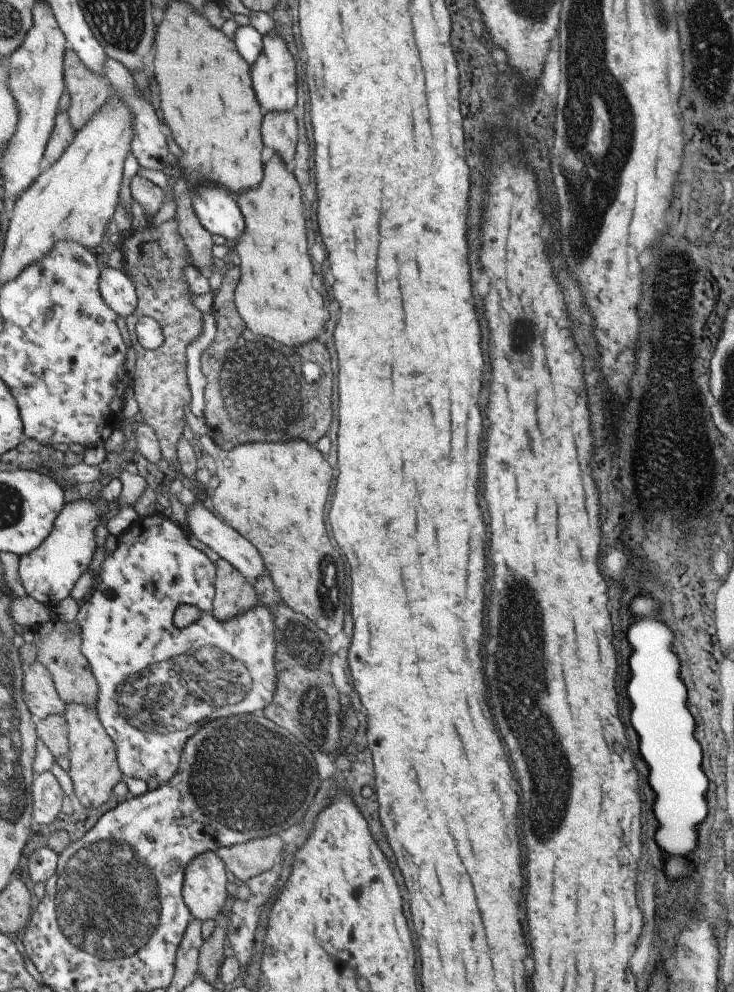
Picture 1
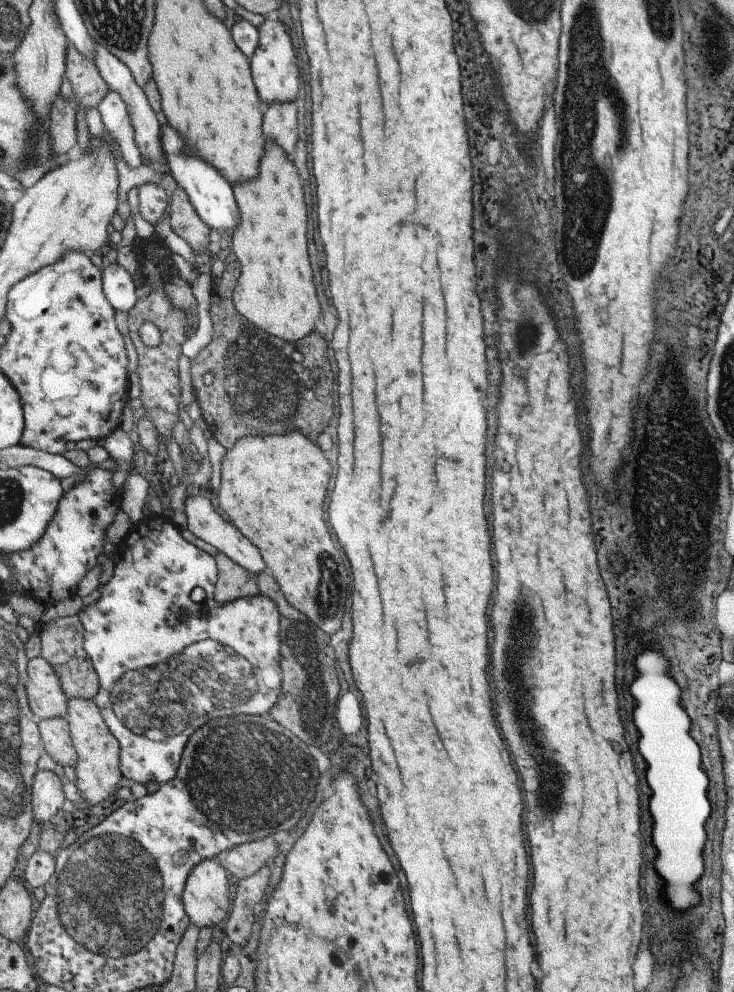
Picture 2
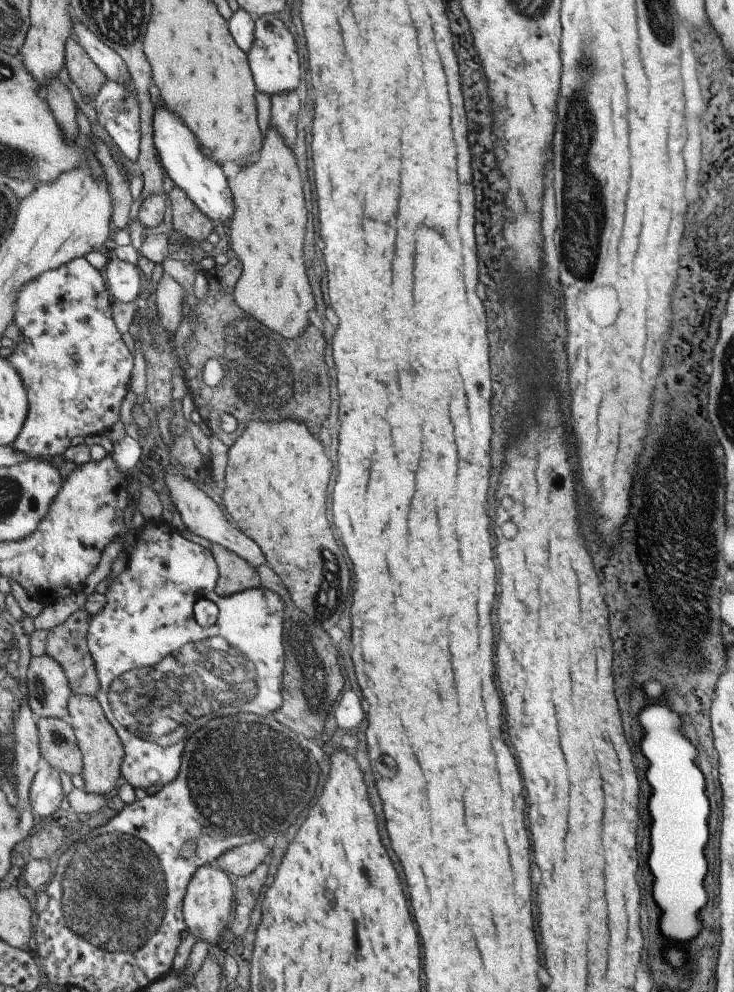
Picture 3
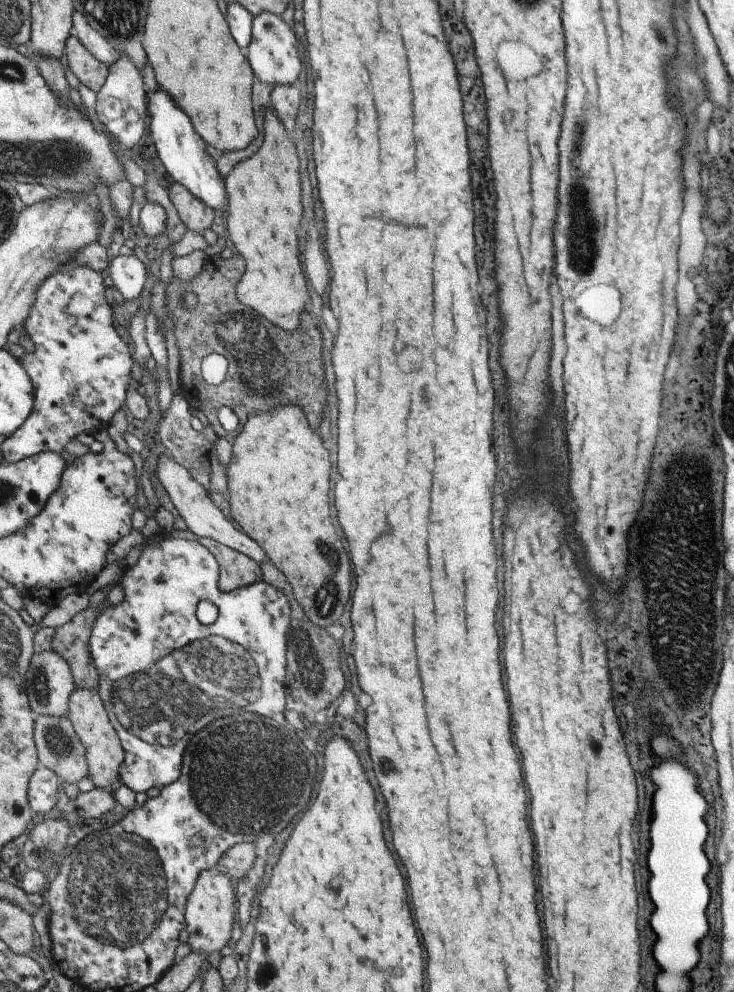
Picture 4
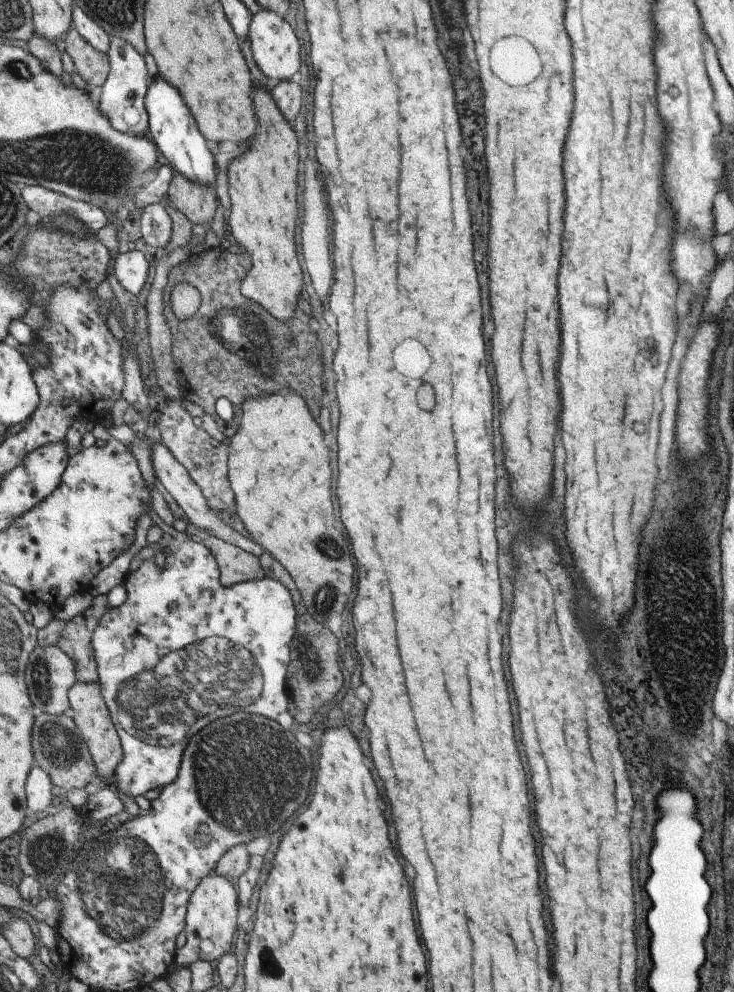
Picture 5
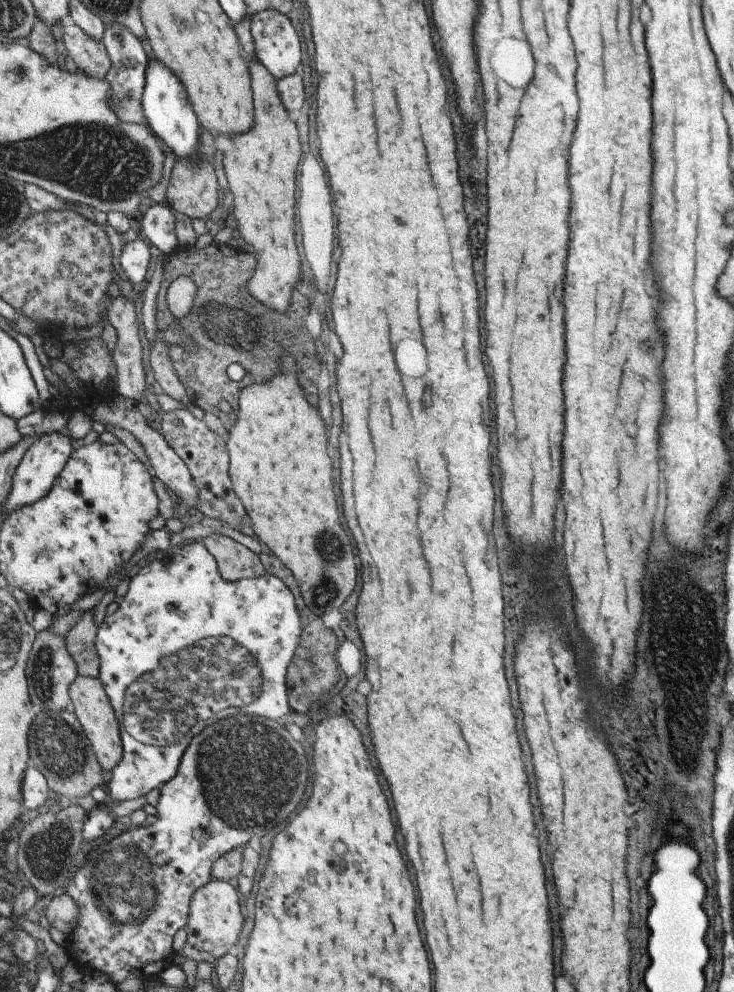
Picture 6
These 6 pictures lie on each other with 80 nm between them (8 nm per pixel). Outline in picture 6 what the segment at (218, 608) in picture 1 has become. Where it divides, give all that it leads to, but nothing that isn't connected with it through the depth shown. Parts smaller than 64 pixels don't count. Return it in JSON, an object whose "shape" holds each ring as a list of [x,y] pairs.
{"shape":[[[207,531],[203,533],[202,542],[217,559],[222,577],[227,581],[238,581],[242,578],[255,578],[263,574],[262,562],[227,534]]]}

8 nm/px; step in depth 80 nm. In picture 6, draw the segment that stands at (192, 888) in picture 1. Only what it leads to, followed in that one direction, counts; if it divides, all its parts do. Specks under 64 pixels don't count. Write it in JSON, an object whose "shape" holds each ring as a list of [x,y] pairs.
{"shape":[[[212,878],[193,897],[190,919],[185,928],[187,941],[183,950],[175,954],[177,964],[179,964],[180,955],[184,954],[197,962],[207,961],[215,966],[216,962],[237,940],[237,936],[243,928],[241,924],[243,924],[243,918],[241,918],[235,890],[229,884],[225,884],[225,881]]]}

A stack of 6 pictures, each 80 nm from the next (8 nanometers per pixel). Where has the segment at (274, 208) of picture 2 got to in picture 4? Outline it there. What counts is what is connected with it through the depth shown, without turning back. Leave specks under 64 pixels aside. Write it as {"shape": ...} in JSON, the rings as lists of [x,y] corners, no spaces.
{"shape":[[[265,110],[263,112],[263,142],[261,146],[253,156],[241,160],[239,164],[233,166],[233,172],[230,172],[227,177],[224,178],[225,191],[228,194],[228,205],[225,211],[225,232],[227,238],[230,240],[231,247],[234,252],[239,253],[239,256],[243,256],[245,261],[245,272],[241,275],[240,280],[236,284],[236,297],[241,304],[249,306],[251,310],[255,310],[257,314],[260,314],[265,318],[269,324],[286,330],[287,332],[295,331],[295,328],[299,325],[300,313],[303,312],[303,304],[307,300],[307,290],[305,290],[305,278],[303,278],[303,272],[301,272],[301,266],[299,266],[299,256],[297,256],[297,226],[299,226],[299,220],[301,220],[301,204],[299,204],[299,164],[297,164],[297,154],[295,154],[295,146],[293,142],[287,138],[281,122],[277,120],[277,116],[273,114],[273,110]]]}

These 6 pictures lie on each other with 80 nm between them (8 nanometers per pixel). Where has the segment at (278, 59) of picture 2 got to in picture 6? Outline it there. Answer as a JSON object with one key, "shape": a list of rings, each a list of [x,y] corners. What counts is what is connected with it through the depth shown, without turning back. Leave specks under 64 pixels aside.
{"shape":[[[275,9],[252,13],[250,34],[254,56],[277,78],[297,72],[301,64],[299,38],[284,14]]]}

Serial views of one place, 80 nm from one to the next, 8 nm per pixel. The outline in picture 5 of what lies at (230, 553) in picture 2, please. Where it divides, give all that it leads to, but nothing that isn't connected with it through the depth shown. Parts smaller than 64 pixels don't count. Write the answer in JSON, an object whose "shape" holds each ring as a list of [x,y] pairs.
{"shape":[[[162,441],[156,442],[151,450],[151,462],[155,470],[156,478],[162,483],[164,488],[171,494],[172,498],[177,502],[178,506],[185,512],[189,520],[203,530],[204,535],[215,535],[226,543],[233,543],[235,546],[241,547],[241,550],[249,551],[249,554],[259,554],[263,552],[263,548],[252,540],[240,535],[238,526],[225,522],[221,518],[221,514],[213,510],[209,506],[208,500],[204,495],[202,488],[192,477],[187,467],[173,454],[172,450]]]}

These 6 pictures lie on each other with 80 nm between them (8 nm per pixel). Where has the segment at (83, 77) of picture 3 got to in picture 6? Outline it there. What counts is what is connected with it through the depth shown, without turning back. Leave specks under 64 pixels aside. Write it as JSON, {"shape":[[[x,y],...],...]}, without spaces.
{"shape":[[[77,23],[63,28],[63,43],[78,70],[95,78],[105,79],[113,68],[104,39],[87,34]]]}

